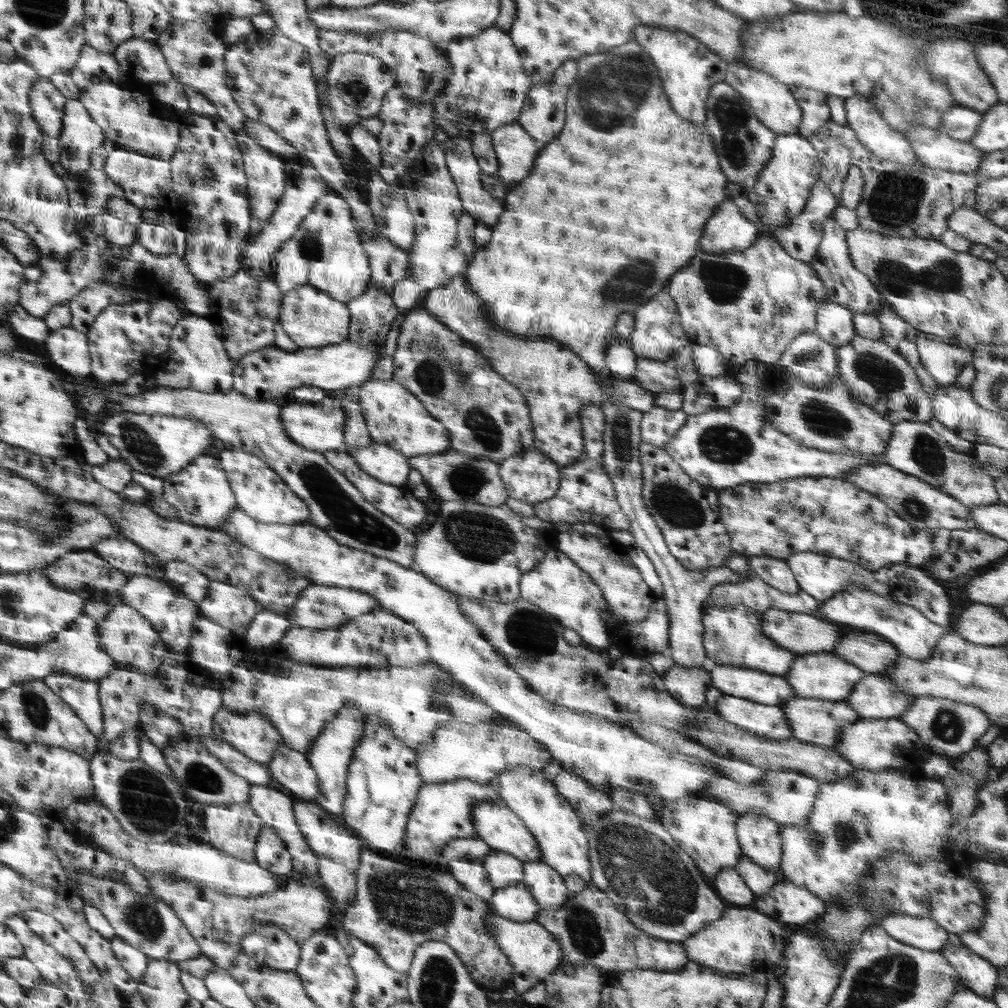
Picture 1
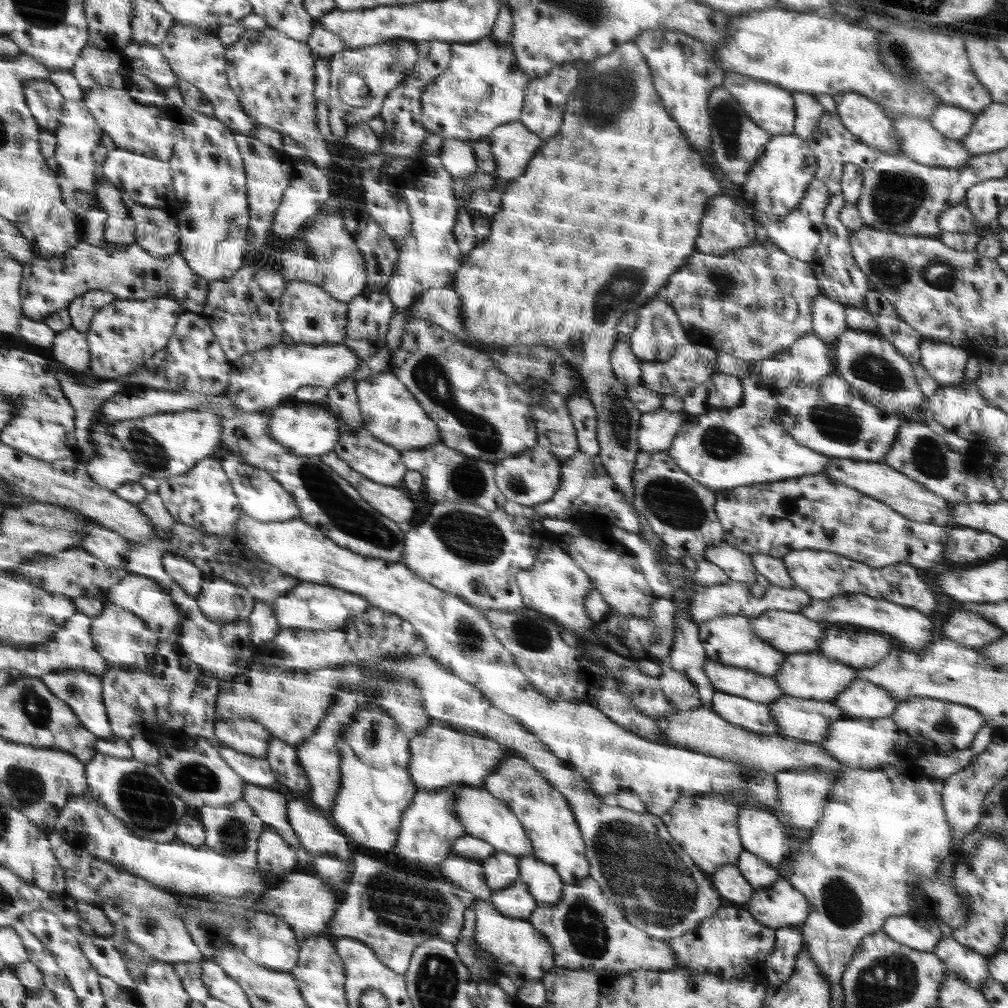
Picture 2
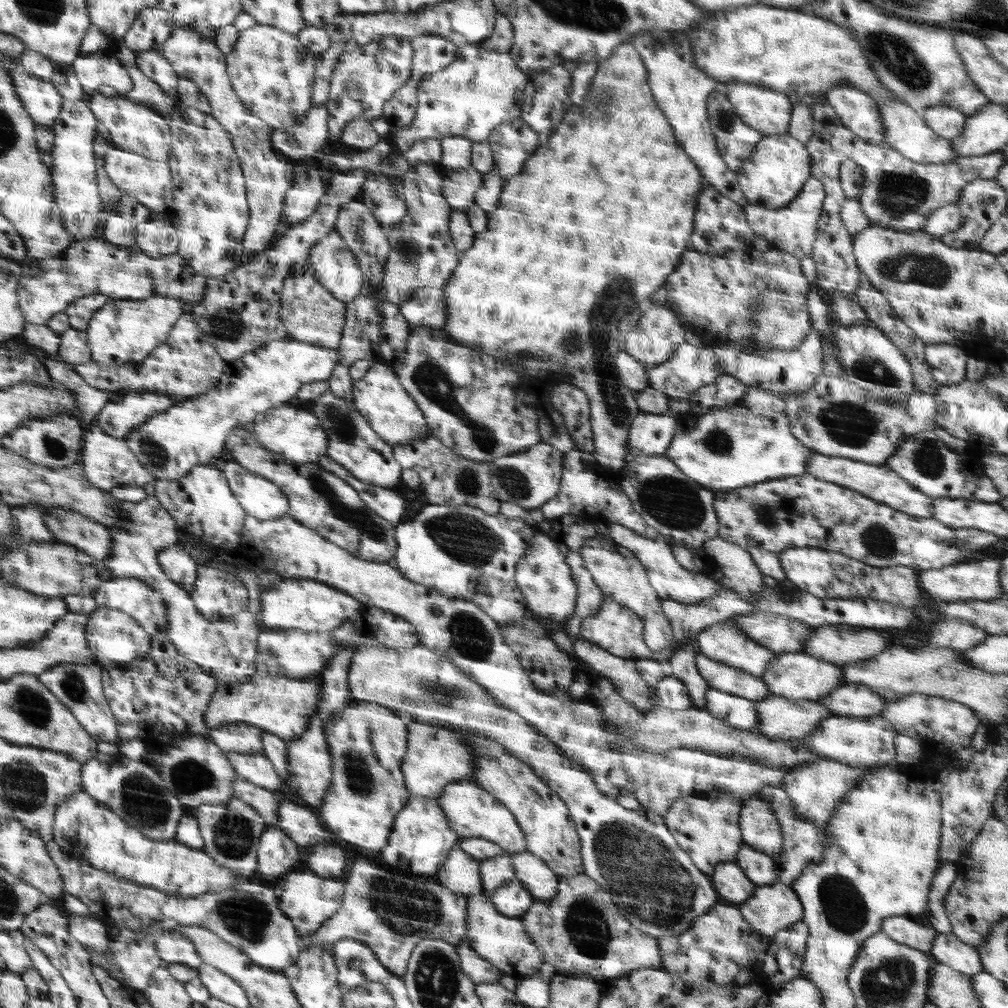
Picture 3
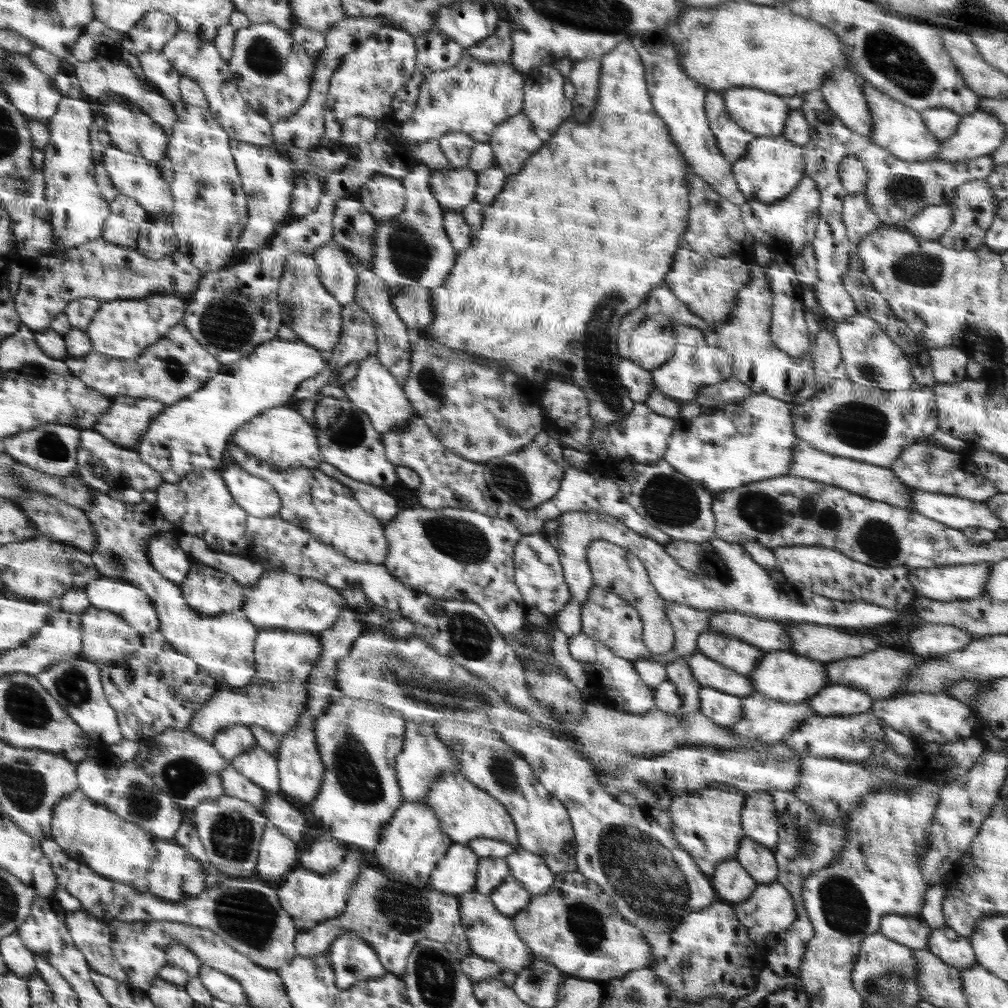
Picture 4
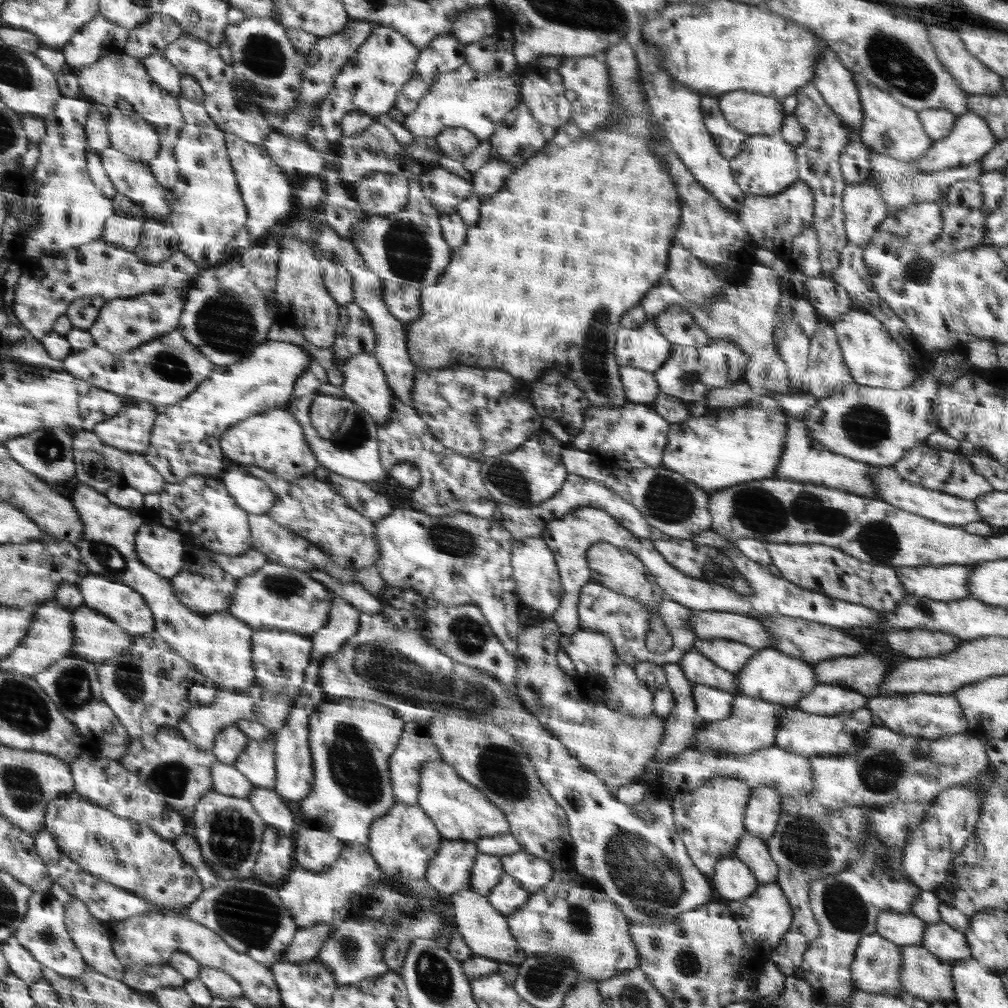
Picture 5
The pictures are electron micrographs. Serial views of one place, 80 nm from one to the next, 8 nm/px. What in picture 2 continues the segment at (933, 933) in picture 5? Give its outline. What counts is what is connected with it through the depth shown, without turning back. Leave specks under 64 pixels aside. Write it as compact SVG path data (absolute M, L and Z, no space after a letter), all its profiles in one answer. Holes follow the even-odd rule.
M943 937L933 953L944 962L948 971L956 973L968 986L981 990L990 977L986 956L956 942L953 937Z

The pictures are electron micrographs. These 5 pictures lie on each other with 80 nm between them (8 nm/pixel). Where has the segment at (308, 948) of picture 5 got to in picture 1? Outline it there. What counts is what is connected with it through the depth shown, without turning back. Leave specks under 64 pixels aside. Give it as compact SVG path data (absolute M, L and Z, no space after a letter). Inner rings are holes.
M366 848L360 856L360 866L354 870L358 876L356 896L351 906L344 909L340 920L346 935L375 947L383 961L401 973L410 972L415 950L420 945L426 942L448 943L482 990L500 991L504 986L512 985L514 966L500 950L487 924L487 916L494 914L489 901L468 890L450 873L410 868Z

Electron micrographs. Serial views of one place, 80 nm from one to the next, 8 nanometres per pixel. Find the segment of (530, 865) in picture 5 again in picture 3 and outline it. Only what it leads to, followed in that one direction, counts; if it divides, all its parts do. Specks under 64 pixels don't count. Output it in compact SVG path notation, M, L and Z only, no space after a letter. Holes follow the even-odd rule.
M520 851L509 854L515 867L515 879L521 880L536 900L551 899L557 893L559 875L539 856Z

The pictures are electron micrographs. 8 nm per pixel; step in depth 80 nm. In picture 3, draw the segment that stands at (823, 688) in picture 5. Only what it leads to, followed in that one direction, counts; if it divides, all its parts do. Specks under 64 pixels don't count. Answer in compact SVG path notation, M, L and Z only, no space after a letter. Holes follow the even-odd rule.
M852 683L838 686L815 702L832 710L832 714L844 717L880 716L883 706L888 703L872 689Z

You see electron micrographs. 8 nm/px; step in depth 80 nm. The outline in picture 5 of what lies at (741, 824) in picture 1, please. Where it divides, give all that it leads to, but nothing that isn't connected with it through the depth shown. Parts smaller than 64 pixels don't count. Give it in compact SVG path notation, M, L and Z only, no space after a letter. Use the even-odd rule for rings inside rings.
M768 786L751 790L743 820L746 833L752 833L765 842L772 836L780 816L780 796L782 794Z

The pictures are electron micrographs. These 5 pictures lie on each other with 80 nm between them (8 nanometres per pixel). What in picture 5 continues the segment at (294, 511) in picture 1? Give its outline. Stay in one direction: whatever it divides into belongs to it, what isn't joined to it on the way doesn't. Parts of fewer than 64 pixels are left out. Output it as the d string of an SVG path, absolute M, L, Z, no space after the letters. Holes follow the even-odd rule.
M228 470L221 475L221 481L232 498L239 503L248 514L264 514L275 506L275 494L261 478L242 470Z

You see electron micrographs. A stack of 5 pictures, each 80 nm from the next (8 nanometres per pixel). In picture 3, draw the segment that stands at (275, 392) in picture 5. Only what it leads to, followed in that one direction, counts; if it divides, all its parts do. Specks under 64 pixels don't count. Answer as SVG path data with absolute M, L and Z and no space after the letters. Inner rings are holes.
M292 338L270 341L255 351L249 352L238 360L226 364L226 372L219 378L219 384L214 389L207 390L195 397L184 398L163 413L156 414L125 438L132 454L142 463L156 480L176 480L186 477L195 466L200 464L216 465L216 460L222 456L224 440L240 425L251 424L258 416L267 410L282 404L294 402L296 393L309 382L327 380L334 373L339 362L337 348L324 348L309 342Z

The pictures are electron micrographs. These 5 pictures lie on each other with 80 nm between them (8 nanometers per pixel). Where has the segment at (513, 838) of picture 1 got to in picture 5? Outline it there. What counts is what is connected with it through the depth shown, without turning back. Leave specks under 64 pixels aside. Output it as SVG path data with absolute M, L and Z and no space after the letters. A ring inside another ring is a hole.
M428 761L422 766L419 778L418 806L430 816L444 839L475 841L492 835L510 833L504 813L467 780L464 780L452 764L444 761Z

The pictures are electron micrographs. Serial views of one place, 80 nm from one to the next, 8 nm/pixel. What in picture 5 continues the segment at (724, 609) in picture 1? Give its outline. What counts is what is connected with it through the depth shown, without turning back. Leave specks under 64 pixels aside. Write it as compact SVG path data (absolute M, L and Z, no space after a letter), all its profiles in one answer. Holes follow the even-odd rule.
M698 638L693 648L718 667L733 674L740 672L757 651L743 642L724 638Z

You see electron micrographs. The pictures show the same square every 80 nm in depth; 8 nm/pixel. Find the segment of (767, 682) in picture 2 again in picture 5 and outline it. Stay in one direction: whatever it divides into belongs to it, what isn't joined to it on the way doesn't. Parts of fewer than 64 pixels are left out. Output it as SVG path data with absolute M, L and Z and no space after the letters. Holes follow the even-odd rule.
M695 649L684 654L684 658L680 658L680 662L677 664L683 668L684 674L691 680L692 684L712 686L734 695L738 695L740 692L736 673L733 674L718 667Z

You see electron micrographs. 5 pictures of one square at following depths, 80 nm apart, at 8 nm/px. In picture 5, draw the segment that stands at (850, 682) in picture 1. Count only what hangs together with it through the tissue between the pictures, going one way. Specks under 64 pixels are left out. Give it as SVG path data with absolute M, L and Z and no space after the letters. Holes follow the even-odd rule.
M772 647L757 650L756 654L748 660L748 664L736 673L736 681L738 681L738 689L740 689L739 695L757 697L782 705L795 705L800 698L804 698L818 684L813 664L792 658Z

